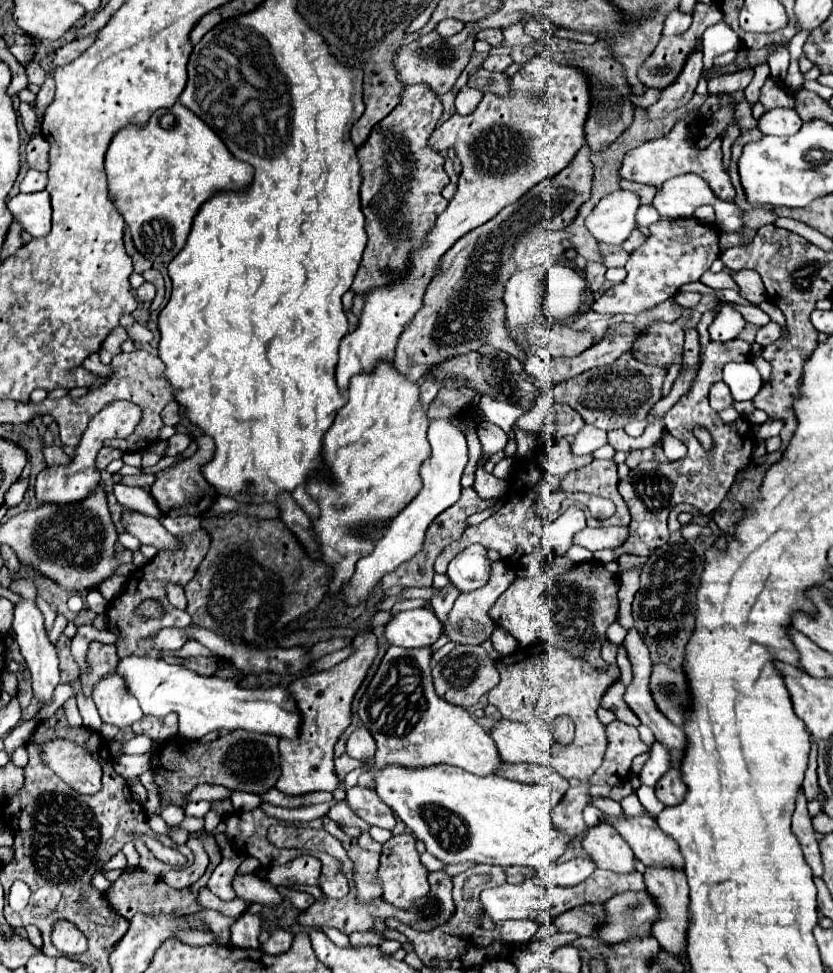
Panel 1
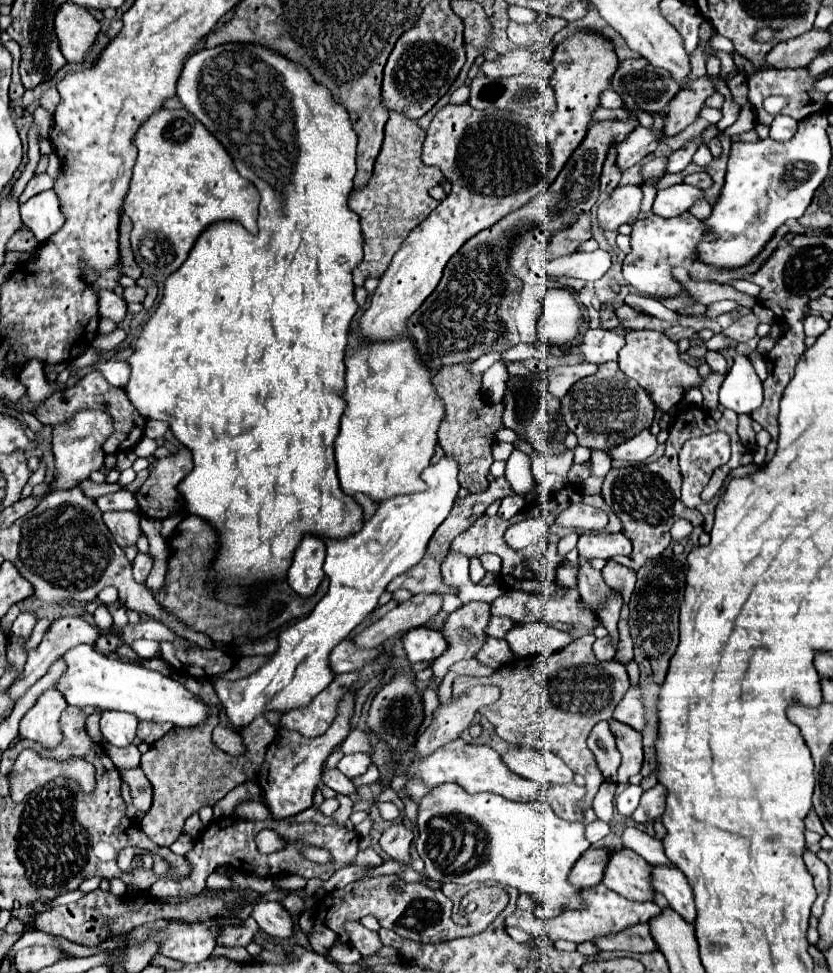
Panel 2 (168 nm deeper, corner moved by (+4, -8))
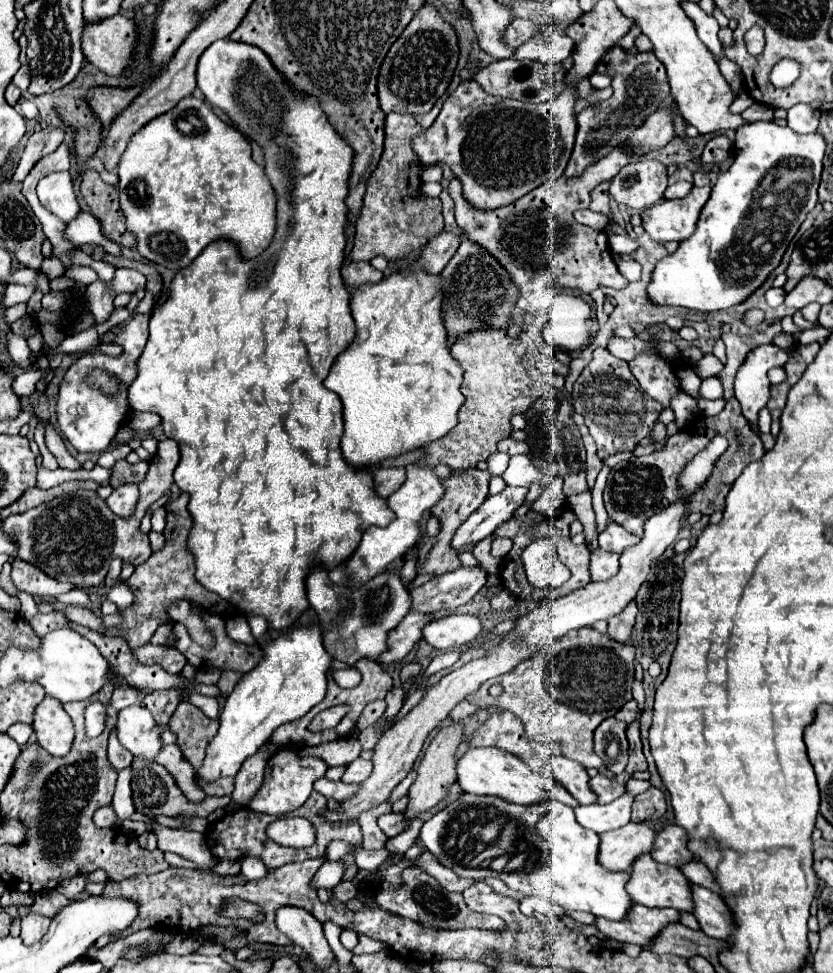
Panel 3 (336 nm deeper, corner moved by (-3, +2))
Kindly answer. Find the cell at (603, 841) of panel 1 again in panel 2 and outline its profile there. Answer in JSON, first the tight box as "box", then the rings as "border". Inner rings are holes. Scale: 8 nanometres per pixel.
{"box":[603,848,655,902],"border":[[[623,848],[609,858],[603,884],[633,902],[655,902],[651,870],[651,864],[647,864],[637,852]]]}

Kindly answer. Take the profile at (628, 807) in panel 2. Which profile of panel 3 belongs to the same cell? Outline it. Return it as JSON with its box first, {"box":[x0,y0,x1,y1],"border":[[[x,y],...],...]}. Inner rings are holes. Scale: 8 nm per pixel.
{"box":[576,790,634,834],"border":[[[624,790],[620,798],[616,798],[610,804],[590,804],[590,806],[578,806],[576,808],[576,820],[588,830],[594,830],[596,834],[620,828],[630,822],[630,808],[634,804],[634,796],[630,790]]]}

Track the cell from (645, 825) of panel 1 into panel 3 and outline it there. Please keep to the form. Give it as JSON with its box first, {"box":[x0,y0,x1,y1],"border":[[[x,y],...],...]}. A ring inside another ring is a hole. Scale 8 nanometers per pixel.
{"box":[690,884,732,940],"border":[[[690,884],[690,896],[694,902],[692,914],[696,916],[700,930],[712,938],[724,940],[732,930],[732,916],[724,900],[698,884]]]}

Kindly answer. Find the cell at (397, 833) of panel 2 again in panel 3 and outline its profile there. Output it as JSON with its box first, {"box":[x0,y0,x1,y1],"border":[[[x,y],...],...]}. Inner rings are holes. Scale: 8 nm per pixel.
{"box":[404,720,464,822],"border":[[[450,720],[446,726],[438,728],[436,734],[430,738],[428,748],[424,750],[424,756],[416,768],[418,776],[414,780],[414,784],[408,790],[408,808],[404,812],[404,816],[408,818],[408,822],[412,822],[418,814],[432,810],[434,806],[438,806],[446,794],[450,792],[450,786],[456,782],[456,772],[454,772],[454,764],[456,764],[456,748],[462,742],[464,736],[464,722],[460,720]]]}

